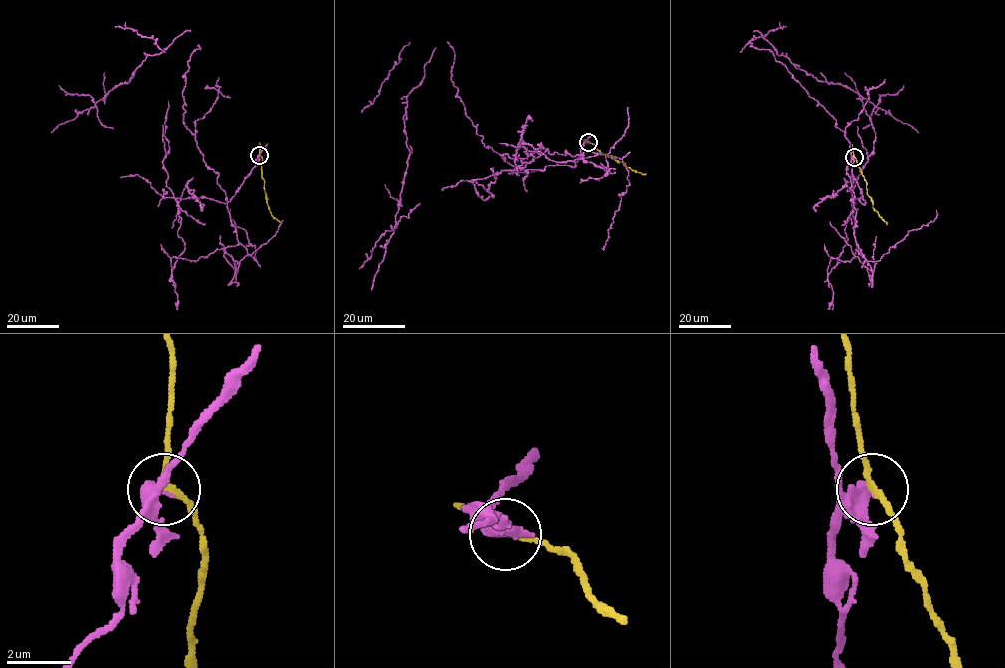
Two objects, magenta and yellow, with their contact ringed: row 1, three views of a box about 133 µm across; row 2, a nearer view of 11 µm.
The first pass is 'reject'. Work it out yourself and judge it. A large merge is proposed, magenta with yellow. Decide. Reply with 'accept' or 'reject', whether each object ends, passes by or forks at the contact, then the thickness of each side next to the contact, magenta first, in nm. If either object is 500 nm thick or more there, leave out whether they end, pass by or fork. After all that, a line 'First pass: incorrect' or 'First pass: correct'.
reject; magenta ends there; yellow passes by; 320 nm thick on the magenta side, 160 nm on the other
First pass: correct

